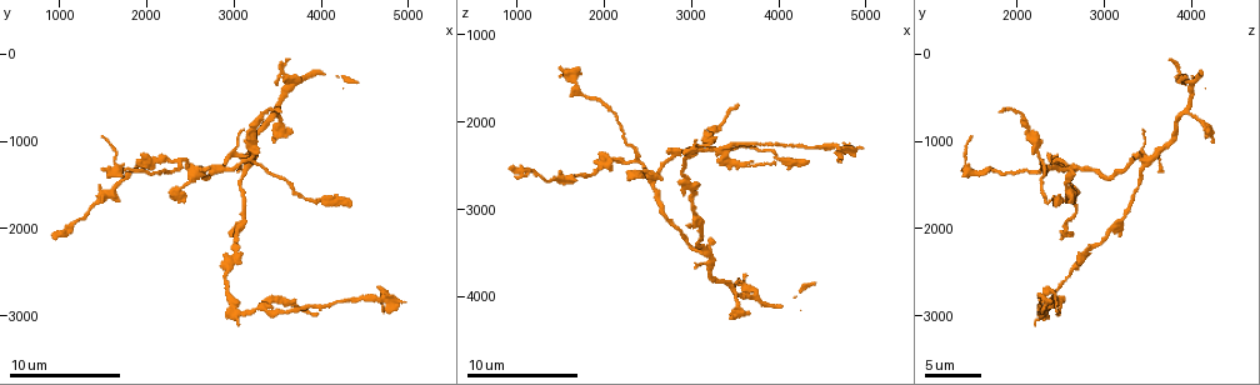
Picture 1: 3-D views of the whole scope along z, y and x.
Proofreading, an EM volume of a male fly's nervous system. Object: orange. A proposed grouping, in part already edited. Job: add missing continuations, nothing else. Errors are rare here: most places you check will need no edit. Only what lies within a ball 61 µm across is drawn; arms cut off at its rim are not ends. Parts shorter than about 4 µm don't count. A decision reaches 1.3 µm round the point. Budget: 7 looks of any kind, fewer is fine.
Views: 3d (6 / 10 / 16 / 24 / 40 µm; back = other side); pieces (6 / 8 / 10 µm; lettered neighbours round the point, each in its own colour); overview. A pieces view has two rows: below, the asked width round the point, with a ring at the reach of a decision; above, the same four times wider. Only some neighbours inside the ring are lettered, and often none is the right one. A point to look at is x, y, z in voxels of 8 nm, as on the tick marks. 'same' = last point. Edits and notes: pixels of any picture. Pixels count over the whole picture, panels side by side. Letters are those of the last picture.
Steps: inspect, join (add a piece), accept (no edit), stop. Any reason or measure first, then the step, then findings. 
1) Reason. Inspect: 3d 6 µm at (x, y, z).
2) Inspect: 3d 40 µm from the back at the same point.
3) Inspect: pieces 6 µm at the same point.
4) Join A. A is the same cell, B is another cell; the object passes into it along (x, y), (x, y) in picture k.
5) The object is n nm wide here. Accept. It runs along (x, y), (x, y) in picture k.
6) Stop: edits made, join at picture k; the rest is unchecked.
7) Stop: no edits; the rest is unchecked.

Free end. Inspect: 3d 10 µm at (2300, 1650, 2600).

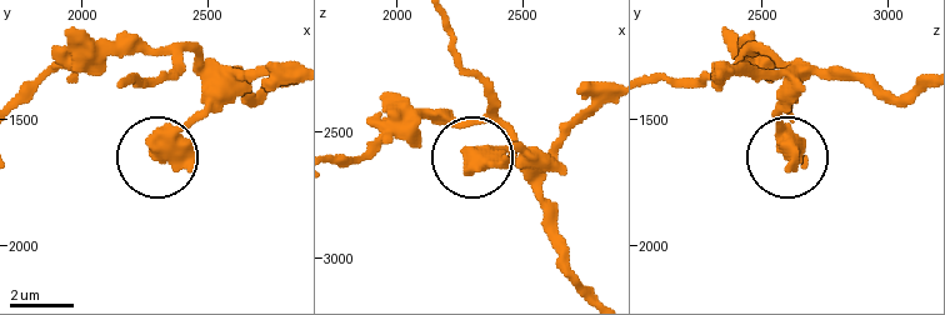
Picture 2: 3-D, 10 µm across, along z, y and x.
See the neighbours. Inspect: pieces 6 µm at (2300, 1640, 2640).

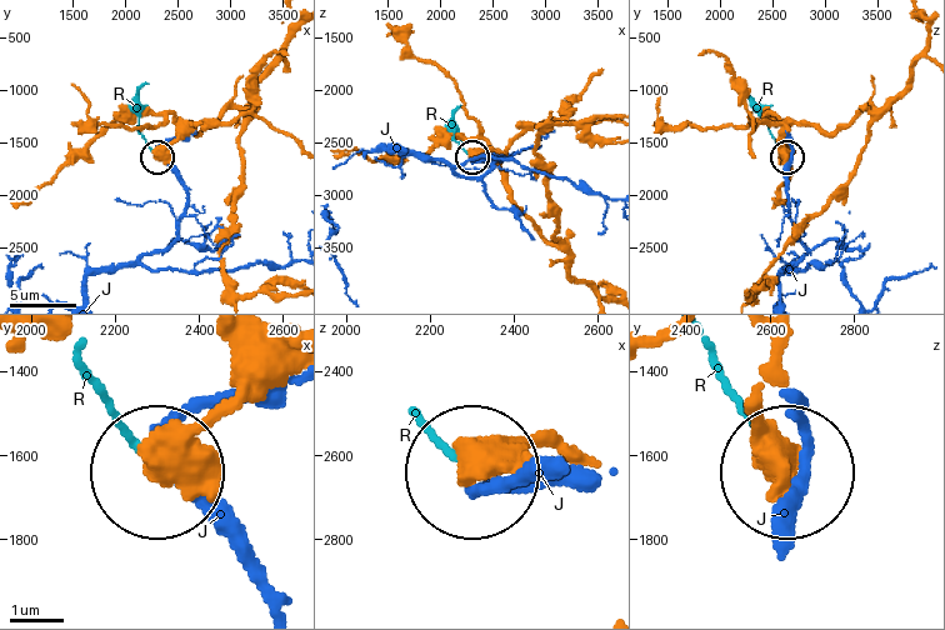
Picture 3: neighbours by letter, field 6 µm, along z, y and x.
Accept. J and R are other cells; none of them fits.

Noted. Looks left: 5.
Free end. Inspect: pieces 8 µm at (950, 2100, 2550).

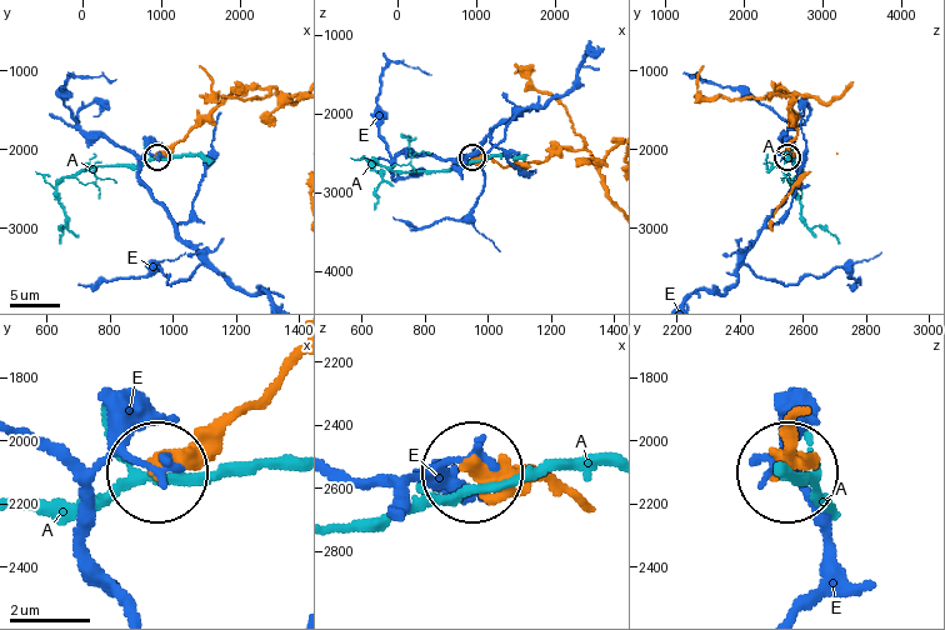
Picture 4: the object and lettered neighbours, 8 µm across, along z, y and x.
Accept. A and E are other cells; it runs along (578, 498), (480, 470) in picture 4; no lettered piece goes on from it.

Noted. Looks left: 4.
Tapers out. Inspect: 3d 10 µm at (1500, 950, 1500).

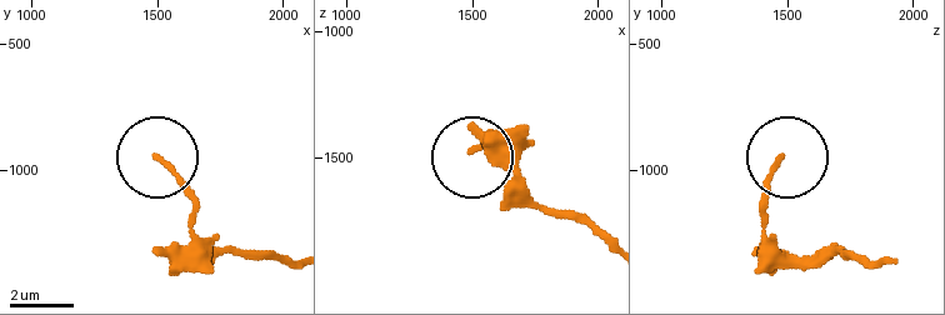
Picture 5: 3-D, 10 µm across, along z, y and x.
Inspect: pieces 6 µm at (1500, 960, 1470).

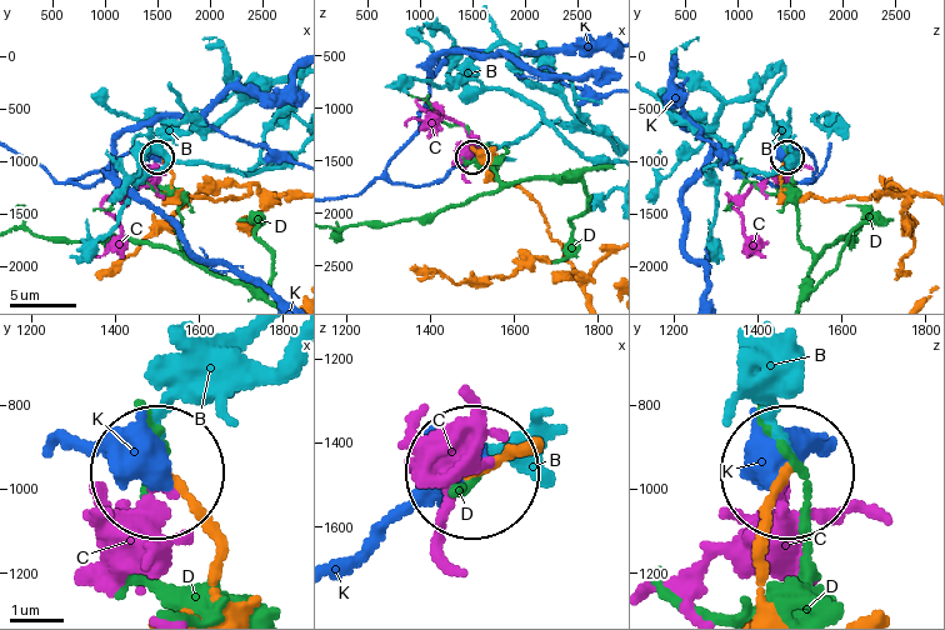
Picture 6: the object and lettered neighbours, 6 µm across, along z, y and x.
Accept. B, C, D and K are other cells; it runs along (773, 608), (764, 513), (786, 478) in picture 6; no lettered piece goes on from it.

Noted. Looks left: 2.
Stop: no edits; the rest is unchecked.

